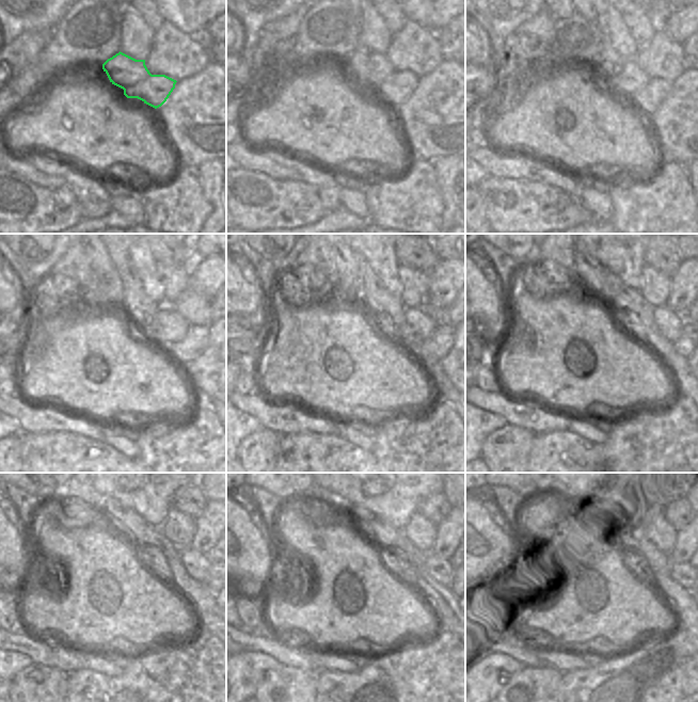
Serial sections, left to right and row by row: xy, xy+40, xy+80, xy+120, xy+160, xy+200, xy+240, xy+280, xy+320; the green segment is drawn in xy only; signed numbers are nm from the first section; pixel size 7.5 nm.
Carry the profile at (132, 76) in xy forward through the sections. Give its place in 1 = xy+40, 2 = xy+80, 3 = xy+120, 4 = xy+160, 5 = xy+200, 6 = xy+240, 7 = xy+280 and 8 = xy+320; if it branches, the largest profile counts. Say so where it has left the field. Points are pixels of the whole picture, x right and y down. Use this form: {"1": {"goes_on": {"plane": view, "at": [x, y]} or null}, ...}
{"1": {"goes_on": {"plane": "xy+40", "at": [392, 84]}}, "2": {"goes_on": {"plane": "xy+80", "at": [634, 84]}}, "3": {"goes_on": {"plane": "xy+120", "at": [167, 328]}}, "4": {"goes_on": {"plane": "xy+160", "at": [418, 325]}}, "5": {"goes_on": {"plane": "xy+200", "at": [667, 321]}}, "6": {"goes_on": {"plane": "xy+240", "at": [196, 564]}}, "7": {"goes_on": {"plane": "xy+280", "at": [441, 570]}}, "8": {"goes_on": {"plane": "xy+320", "at": [682, 573]}}}

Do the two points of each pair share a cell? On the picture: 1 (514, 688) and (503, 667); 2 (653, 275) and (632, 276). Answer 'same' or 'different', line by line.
1: different
2: different

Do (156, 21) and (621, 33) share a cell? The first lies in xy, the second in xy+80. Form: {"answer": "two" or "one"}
{"answer": "two"}

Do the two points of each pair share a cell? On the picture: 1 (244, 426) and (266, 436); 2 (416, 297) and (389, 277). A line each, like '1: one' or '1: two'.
1: two
2: two

